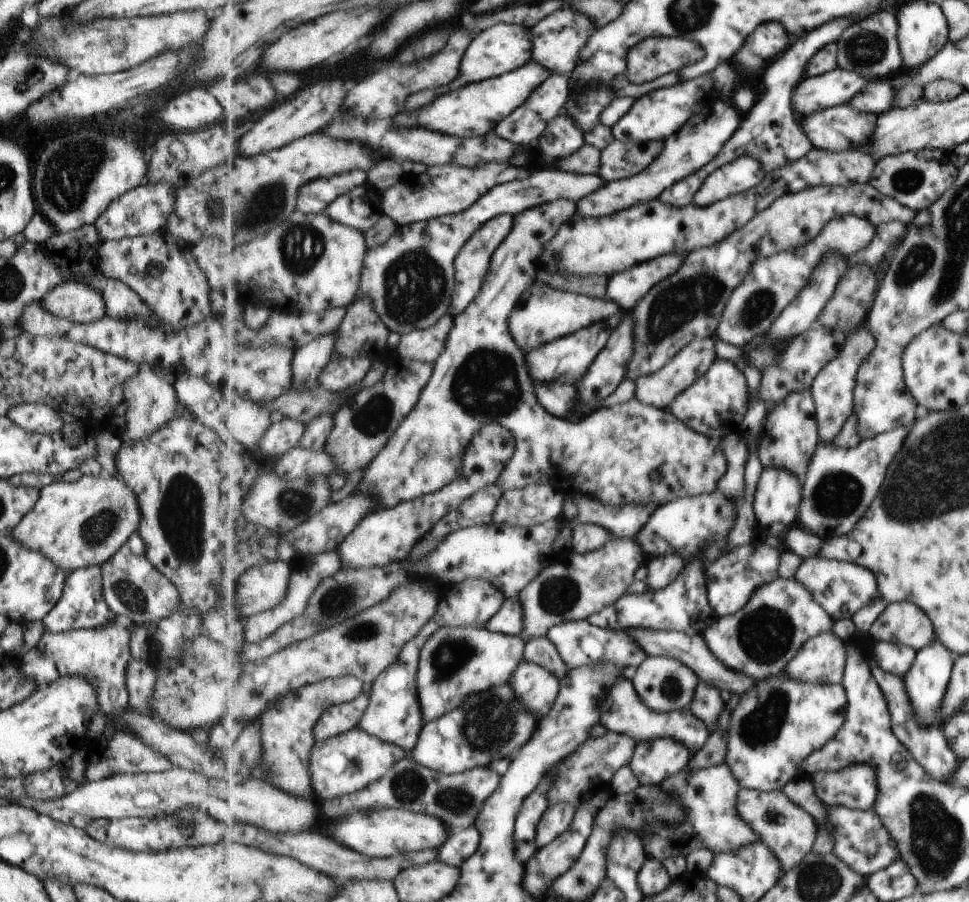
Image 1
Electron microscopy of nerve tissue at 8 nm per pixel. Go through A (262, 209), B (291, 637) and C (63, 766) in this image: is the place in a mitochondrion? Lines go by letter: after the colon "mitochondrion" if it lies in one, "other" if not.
A: mitochondrion
B: other
C: other

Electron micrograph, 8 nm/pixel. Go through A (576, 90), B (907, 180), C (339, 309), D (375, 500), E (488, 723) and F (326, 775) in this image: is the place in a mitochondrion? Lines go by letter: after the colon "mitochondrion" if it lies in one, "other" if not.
A: other
B: mitochondrion
C: other
D: other
E: mitochondrion
F: other

